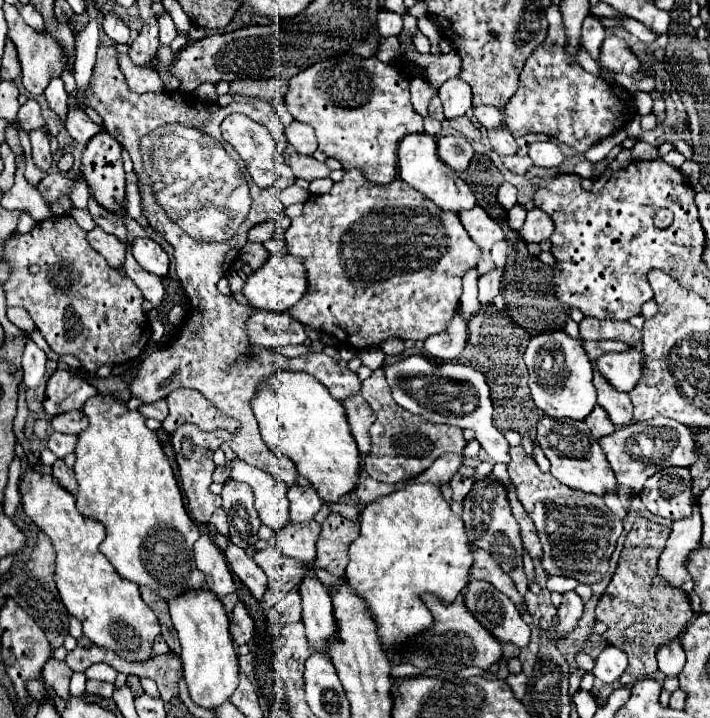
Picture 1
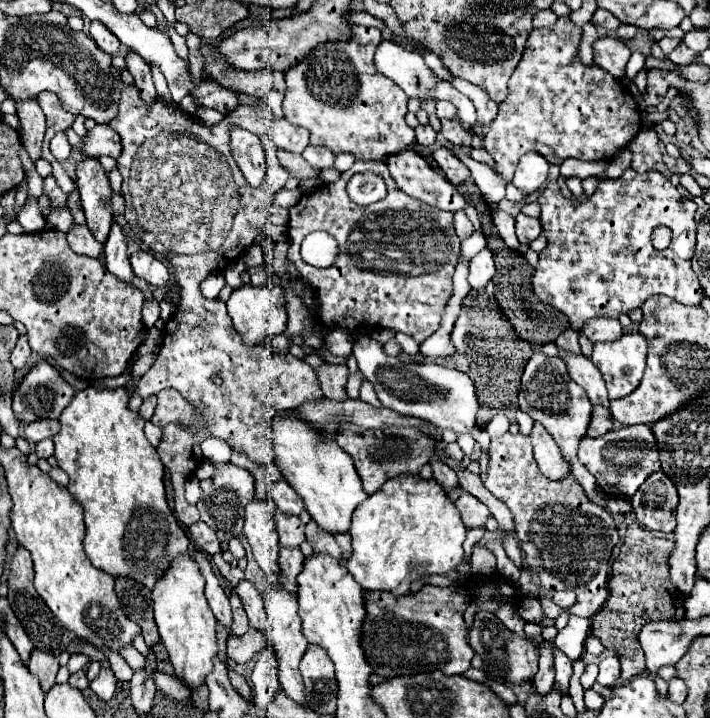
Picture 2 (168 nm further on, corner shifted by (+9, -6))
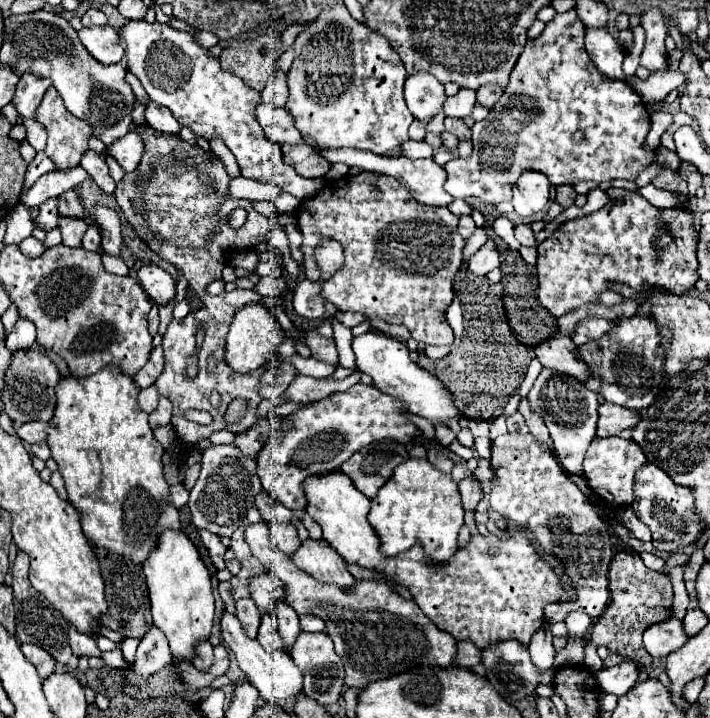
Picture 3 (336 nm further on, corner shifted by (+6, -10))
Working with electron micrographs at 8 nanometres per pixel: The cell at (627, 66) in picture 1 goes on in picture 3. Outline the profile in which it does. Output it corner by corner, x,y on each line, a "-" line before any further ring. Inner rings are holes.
587,28
585,50
593,58
593,64
605,76
609,76
613,80
625,80
625,72
621,68
625,52
621,50
621,44
605,28
601,28
601,30

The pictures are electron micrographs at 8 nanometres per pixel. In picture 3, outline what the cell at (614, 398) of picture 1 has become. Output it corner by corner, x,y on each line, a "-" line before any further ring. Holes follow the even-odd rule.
557,334
549,342
535,346
535,354
545,368
553,368
567,376
573,376
581,384
585,384
591,378
589,366
585,366
585,360
579,356
577,346
573,344
571,338

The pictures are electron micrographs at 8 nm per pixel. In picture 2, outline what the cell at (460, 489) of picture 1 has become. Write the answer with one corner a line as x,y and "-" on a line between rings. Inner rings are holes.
432,458
430,466
432,466
432,474
434,474
434,478
442,484
442,488
444,488
446,492
450,492
450,490
458,484
458,476
456,476
456,472
454,472
448,464
444,464
442,460

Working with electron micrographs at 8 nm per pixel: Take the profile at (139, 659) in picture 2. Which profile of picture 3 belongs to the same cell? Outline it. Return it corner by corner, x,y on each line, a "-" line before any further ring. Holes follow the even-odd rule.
115,648
115,650
111,650
111,652
103,652
101,658
103,658
105,664
111,666
111,668
125,668
125,666
127,666
127,660
123,658
123,652
121,652
119,648

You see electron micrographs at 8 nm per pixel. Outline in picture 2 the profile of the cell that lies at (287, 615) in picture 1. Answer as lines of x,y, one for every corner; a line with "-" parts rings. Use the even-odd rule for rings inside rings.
250,630
246,636
230,636
226,642
226,654
236,664
246,664
266,646
266,634
258,630

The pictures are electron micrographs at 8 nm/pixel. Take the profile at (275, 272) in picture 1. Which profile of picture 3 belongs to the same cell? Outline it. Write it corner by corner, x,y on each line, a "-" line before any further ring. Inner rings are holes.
261,300
251,302
251,304
243,306
241,310
237,310
237,314
233,316
233,322
231,322
231,328
227,334
225,356
233,370
249,372
249,370
259,368
271,354
275,354
283,340
285,340
285,332
277,324
273,312

